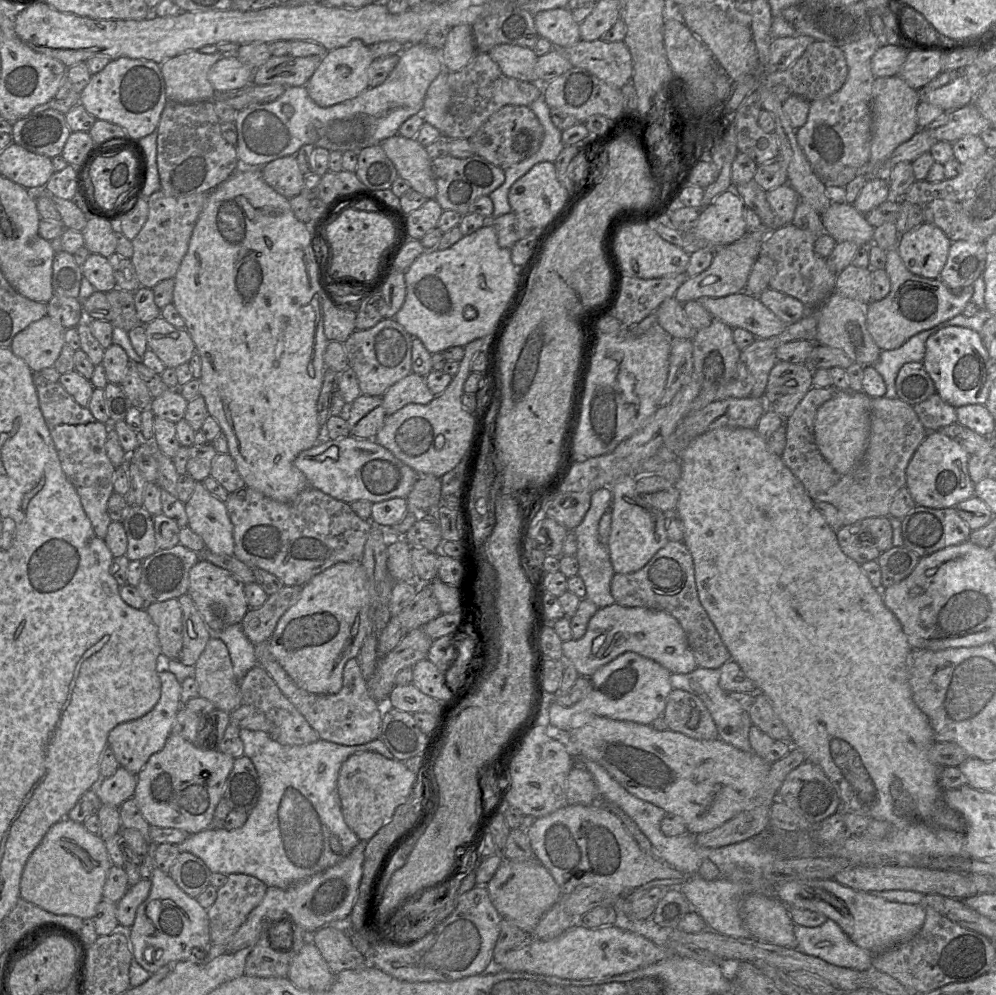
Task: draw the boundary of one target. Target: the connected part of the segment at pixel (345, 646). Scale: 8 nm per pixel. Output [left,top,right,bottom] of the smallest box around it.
[269,561,371,694]

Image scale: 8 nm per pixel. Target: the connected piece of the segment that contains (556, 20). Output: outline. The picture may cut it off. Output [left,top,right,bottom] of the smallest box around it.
[534,7,581,49]

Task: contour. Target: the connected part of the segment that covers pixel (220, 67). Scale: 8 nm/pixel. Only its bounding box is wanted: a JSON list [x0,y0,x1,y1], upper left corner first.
[208,55,254,92]

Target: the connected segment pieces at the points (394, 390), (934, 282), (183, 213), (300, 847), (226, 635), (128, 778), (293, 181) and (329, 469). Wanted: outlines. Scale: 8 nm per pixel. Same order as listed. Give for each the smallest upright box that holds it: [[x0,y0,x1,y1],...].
[[382,372,434,415],[866,246,973,350],[132,190,209,288],[177,729,398,888],[213,622,258,680],[95,766,137,807],[261,155,305,199],[294,435,419,504]]

